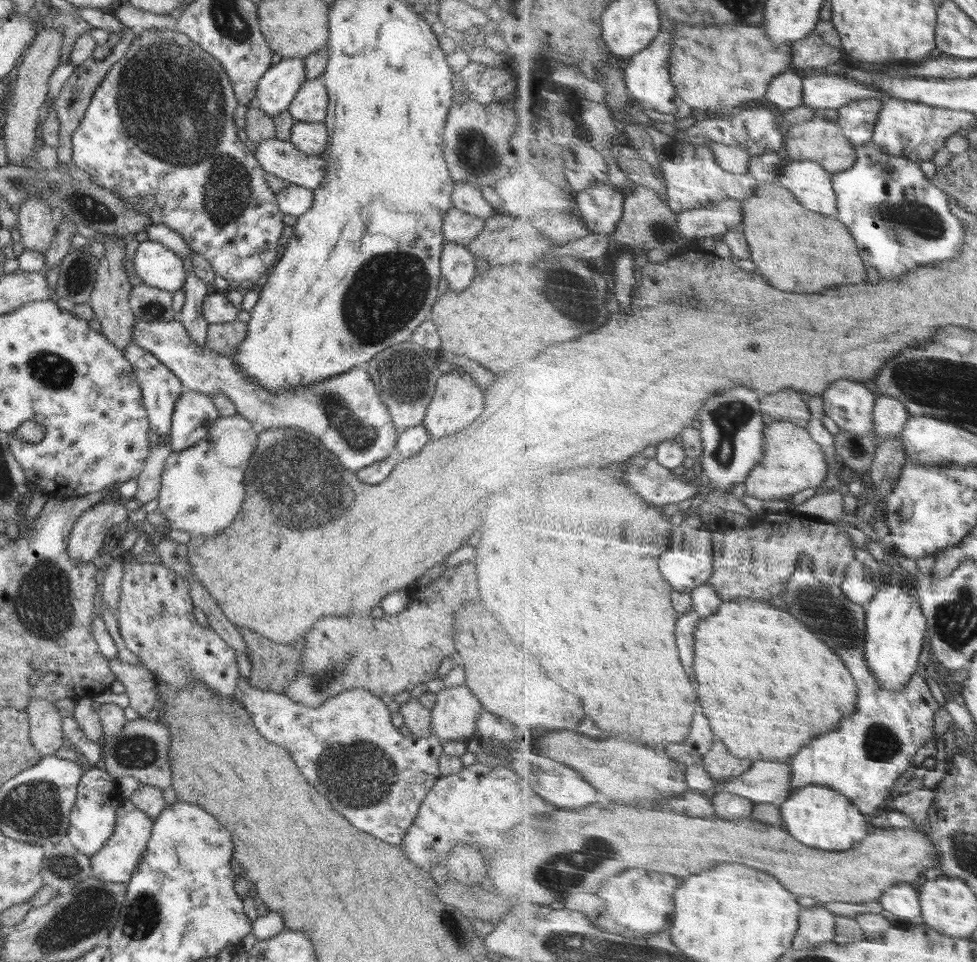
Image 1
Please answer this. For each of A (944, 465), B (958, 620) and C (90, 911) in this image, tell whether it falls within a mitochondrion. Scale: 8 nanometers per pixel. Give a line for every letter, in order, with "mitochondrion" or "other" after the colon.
A: other
B: mitochondrion
C: mitochondrion

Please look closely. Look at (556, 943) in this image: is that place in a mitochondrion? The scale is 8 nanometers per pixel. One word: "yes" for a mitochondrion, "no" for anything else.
yes

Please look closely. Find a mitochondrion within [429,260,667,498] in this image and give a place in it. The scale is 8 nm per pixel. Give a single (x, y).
(566, 286)

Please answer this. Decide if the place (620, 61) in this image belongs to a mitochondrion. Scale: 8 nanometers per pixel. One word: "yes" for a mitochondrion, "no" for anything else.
no

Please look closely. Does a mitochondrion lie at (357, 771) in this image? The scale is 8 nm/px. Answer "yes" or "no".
yes

